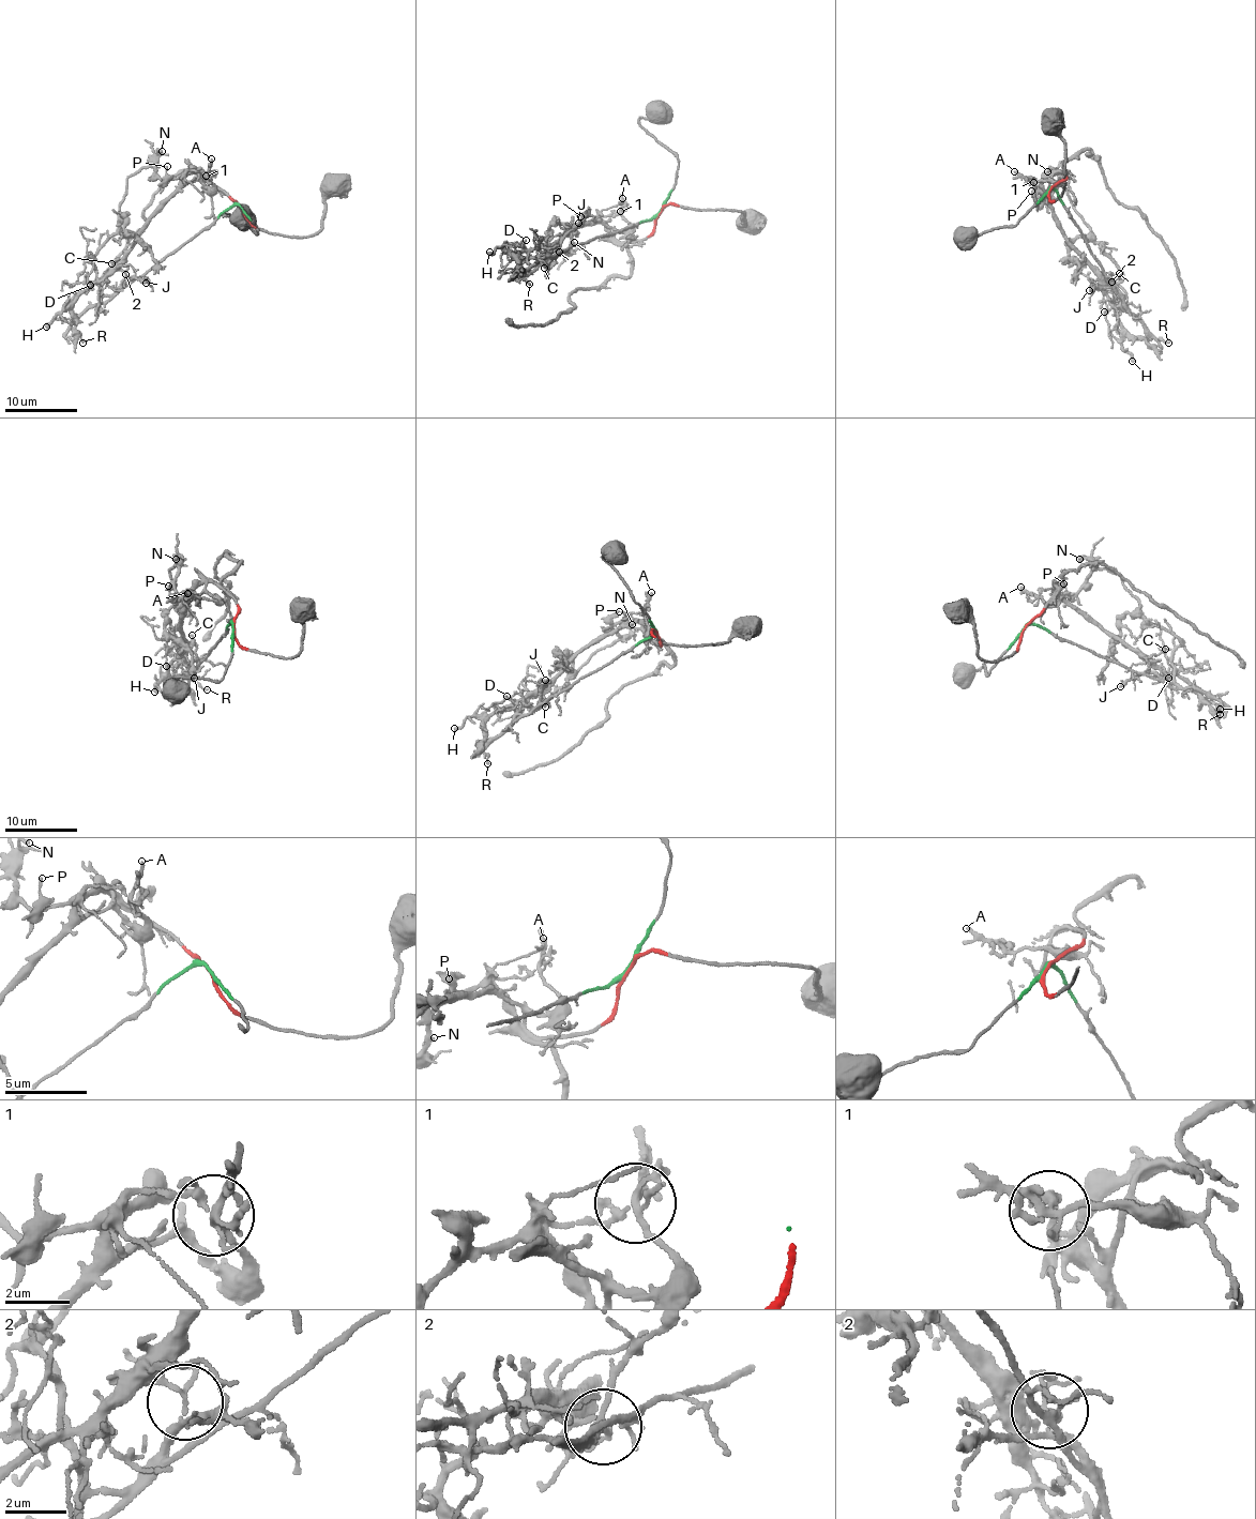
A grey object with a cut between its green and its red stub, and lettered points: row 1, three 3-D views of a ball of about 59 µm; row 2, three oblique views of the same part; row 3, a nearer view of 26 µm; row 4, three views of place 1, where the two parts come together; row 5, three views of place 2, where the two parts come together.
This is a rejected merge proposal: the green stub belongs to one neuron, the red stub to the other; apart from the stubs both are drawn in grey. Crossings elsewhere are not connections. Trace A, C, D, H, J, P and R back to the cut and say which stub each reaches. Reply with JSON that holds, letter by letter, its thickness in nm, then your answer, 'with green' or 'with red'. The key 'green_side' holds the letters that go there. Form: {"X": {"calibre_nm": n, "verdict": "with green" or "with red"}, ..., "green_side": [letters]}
{"A": {"calibre_nm": 160, "verdict": "with red"}, "C": {"calibre_nm": 140, "verdict": "with green"}, "D": {"calibre_nm": 80, "verdict": "with green"}, "H": {"calibre_nm": 300, "verdict": "with red"}, "J": {"calibre_nm": 240, "verdict": "with green"}, "P": {"calibre_nm": 130, "verdict": "with green"}, "R": {"calibre_nm": 90, "verdict": "with green"}, "green_side": ["C", "D", "J", "P", "R"]}

